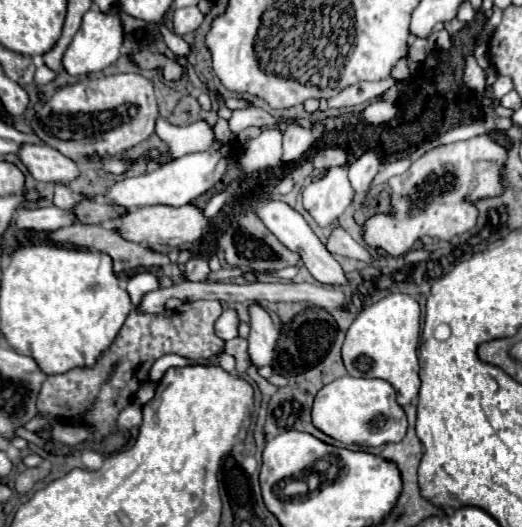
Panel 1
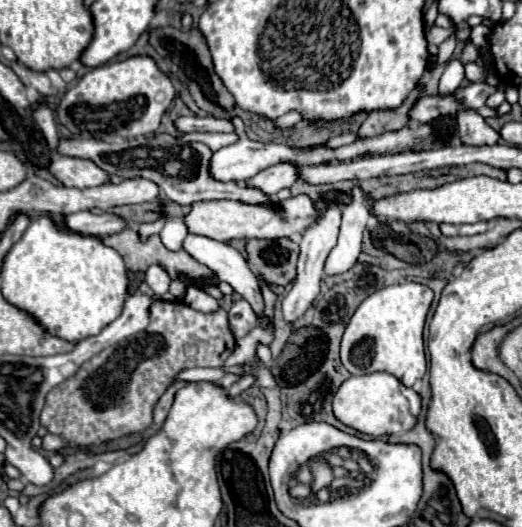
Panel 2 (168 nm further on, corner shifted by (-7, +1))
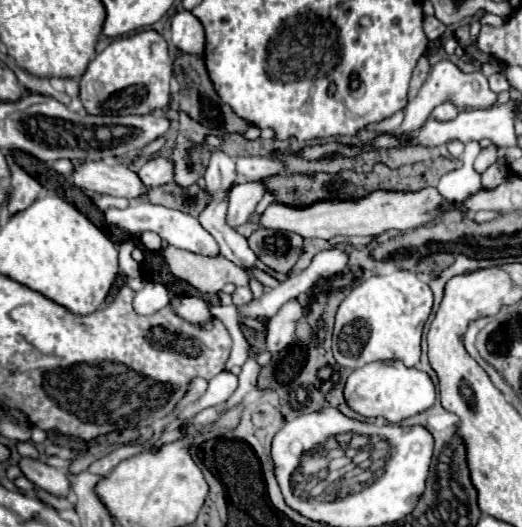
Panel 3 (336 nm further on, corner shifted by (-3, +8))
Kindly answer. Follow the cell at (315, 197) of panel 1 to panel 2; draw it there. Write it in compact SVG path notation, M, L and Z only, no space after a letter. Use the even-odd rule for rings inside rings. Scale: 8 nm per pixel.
M330 203L324 211L322 217L308 227L308 231L302 235L300 241L300 257L298 257L298 277L292 285L292 289L284 295L282 299L282 313L284 313L284 321L286 323L294 323L298 321L310 307L312 301L316 299L316 295L320 293L320 279L322 279L322 263L326 261L326 255L332 251L336 237L338 237L338 223L342 217L342 207L336 203Z

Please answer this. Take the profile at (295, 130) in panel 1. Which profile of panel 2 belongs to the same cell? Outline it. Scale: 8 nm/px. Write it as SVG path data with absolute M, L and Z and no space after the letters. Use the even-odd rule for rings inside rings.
M280 163L278 167L270 167L270 169L260 171L258 175L254 175L254 177L248 181L248 185L260 189L266 197L272 197L272 195L276 195L280 189L290 187L290 185L298 179L296 169L298 169L298 167L294 167L294 165L290 165L290 163Z

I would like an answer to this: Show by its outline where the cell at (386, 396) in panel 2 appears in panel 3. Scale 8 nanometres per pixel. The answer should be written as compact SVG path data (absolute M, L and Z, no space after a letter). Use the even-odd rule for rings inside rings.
M400 360L370 362L348 376L344 400L354 412L366 418L386 418L388 422L396 424L428 410L436 400L436 390L426 372L418 368L406 368Z

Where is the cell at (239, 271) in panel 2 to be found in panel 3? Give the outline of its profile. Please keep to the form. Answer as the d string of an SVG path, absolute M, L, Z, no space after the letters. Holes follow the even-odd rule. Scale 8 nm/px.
M132 200L132 204L124 210L118 210L118 208L108 208L104 212L104 218L108 224L114 224L134 236L140 236L142 232L146 230L152 230L156 234L160 234L160 238L176 248L182 248L182 250L190 250L190 252L198 252L198 254L204 254L204 256L220 256L218 252L218 242L200 226L200 222L194 218L194 216L188 216L184 212L178 212L178 210L172 210L172 208L164 208L164 206L154 206L154 204L148 204L148 202L140 202L140 200Z

